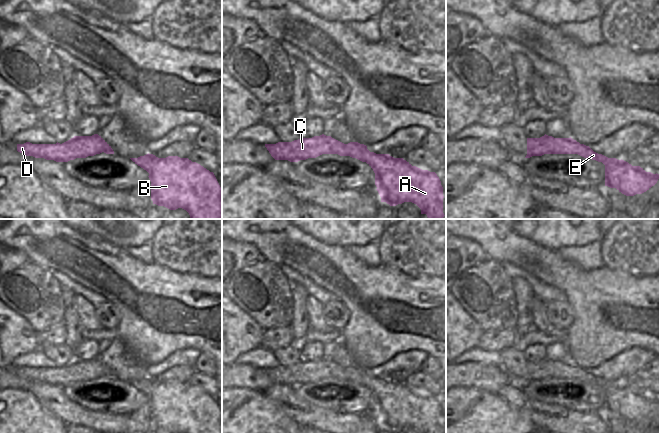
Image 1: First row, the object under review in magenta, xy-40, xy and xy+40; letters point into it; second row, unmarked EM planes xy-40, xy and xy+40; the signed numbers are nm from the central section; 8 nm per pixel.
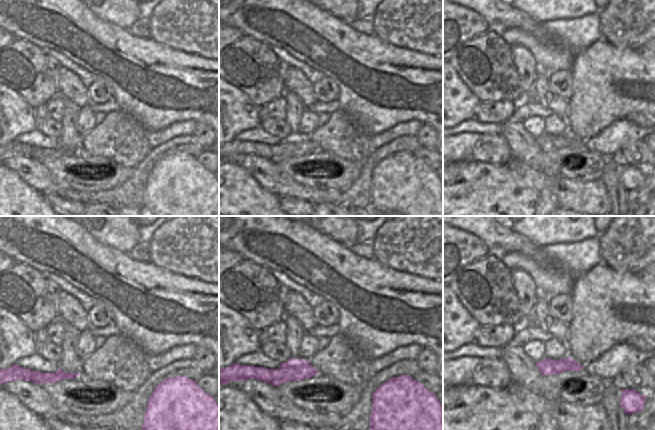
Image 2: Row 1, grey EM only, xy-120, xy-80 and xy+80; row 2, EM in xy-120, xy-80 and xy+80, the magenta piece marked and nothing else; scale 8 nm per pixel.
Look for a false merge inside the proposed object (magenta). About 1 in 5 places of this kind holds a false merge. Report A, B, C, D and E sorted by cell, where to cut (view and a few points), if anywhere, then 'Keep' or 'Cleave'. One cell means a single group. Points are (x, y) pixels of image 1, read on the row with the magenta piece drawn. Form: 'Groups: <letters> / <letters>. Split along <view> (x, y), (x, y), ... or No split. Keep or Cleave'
Groups: A B C D E. No split. Keep.

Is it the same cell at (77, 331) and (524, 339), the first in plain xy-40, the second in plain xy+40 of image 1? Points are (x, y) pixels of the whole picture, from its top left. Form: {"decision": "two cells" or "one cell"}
{"decision": "two cells"}

